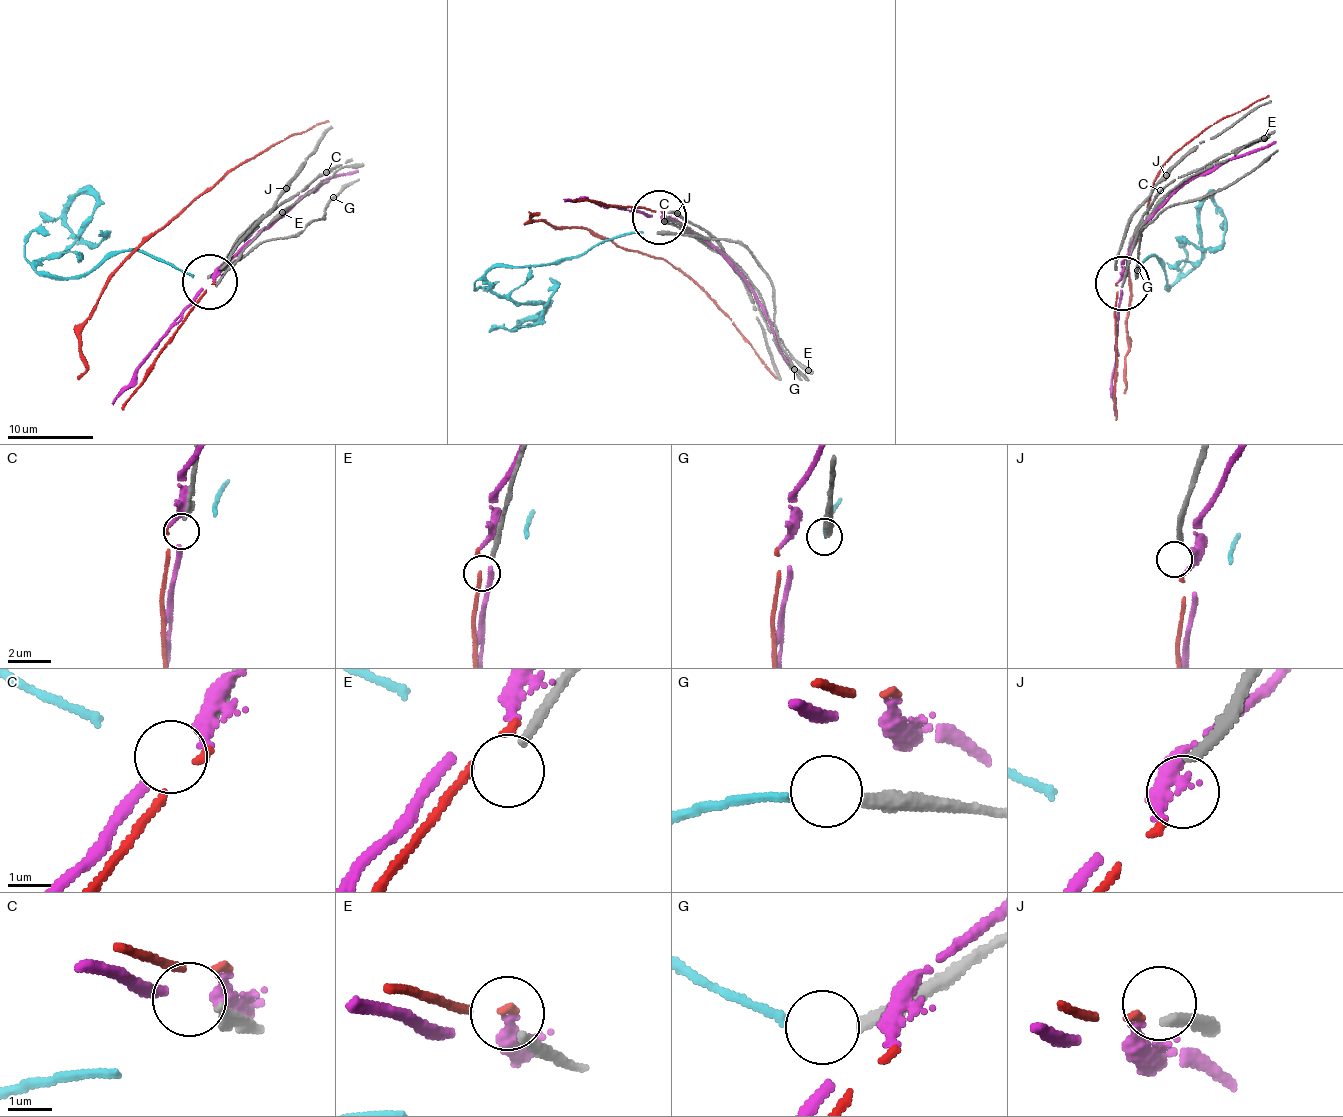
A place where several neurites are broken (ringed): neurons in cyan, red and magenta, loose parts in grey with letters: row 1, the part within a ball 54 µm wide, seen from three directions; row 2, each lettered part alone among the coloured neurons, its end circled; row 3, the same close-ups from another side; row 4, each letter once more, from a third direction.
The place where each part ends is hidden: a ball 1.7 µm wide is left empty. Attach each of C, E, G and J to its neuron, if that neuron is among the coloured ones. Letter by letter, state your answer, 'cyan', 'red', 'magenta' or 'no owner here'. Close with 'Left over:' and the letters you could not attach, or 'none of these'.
C: no owner here
E: no owner here
G: cyan
J: no owner here
Left over: C, E, J

